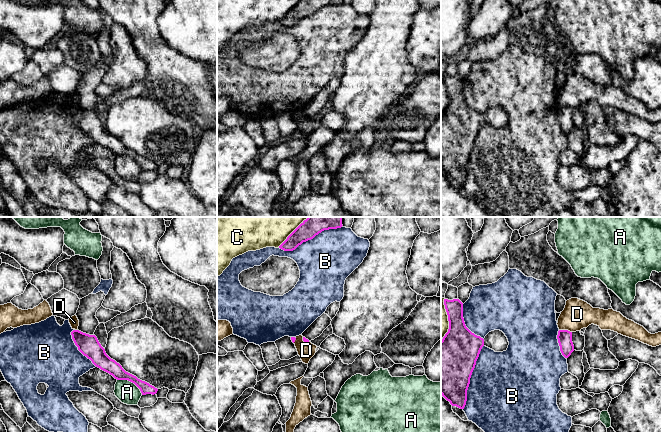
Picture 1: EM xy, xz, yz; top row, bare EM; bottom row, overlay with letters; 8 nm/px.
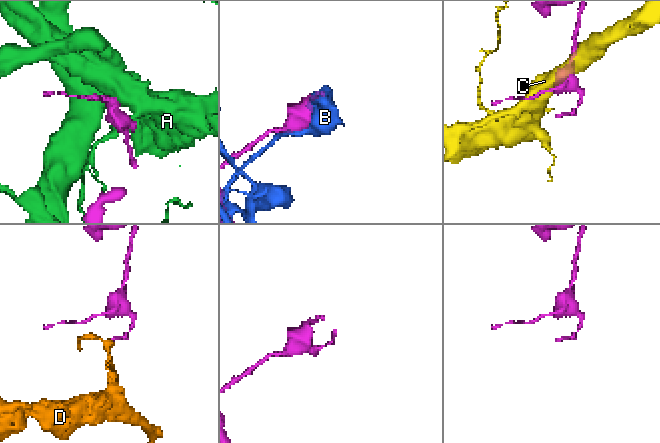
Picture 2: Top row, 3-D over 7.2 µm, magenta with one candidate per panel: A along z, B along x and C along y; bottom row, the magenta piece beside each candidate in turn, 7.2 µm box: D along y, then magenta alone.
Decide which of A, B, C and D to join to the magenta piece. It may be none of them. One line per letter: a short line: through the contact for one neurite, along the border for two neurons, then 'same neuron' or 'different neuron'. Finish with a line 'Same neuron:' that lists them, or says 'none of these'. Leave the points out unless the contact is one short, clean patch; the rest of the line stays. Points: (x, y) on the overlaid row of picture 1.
A: different neuron
B: different neuron
C: different neuron
D: line yz (559, 329), (567, 329), (571, 332); different neuron
Same neuron: none of these

